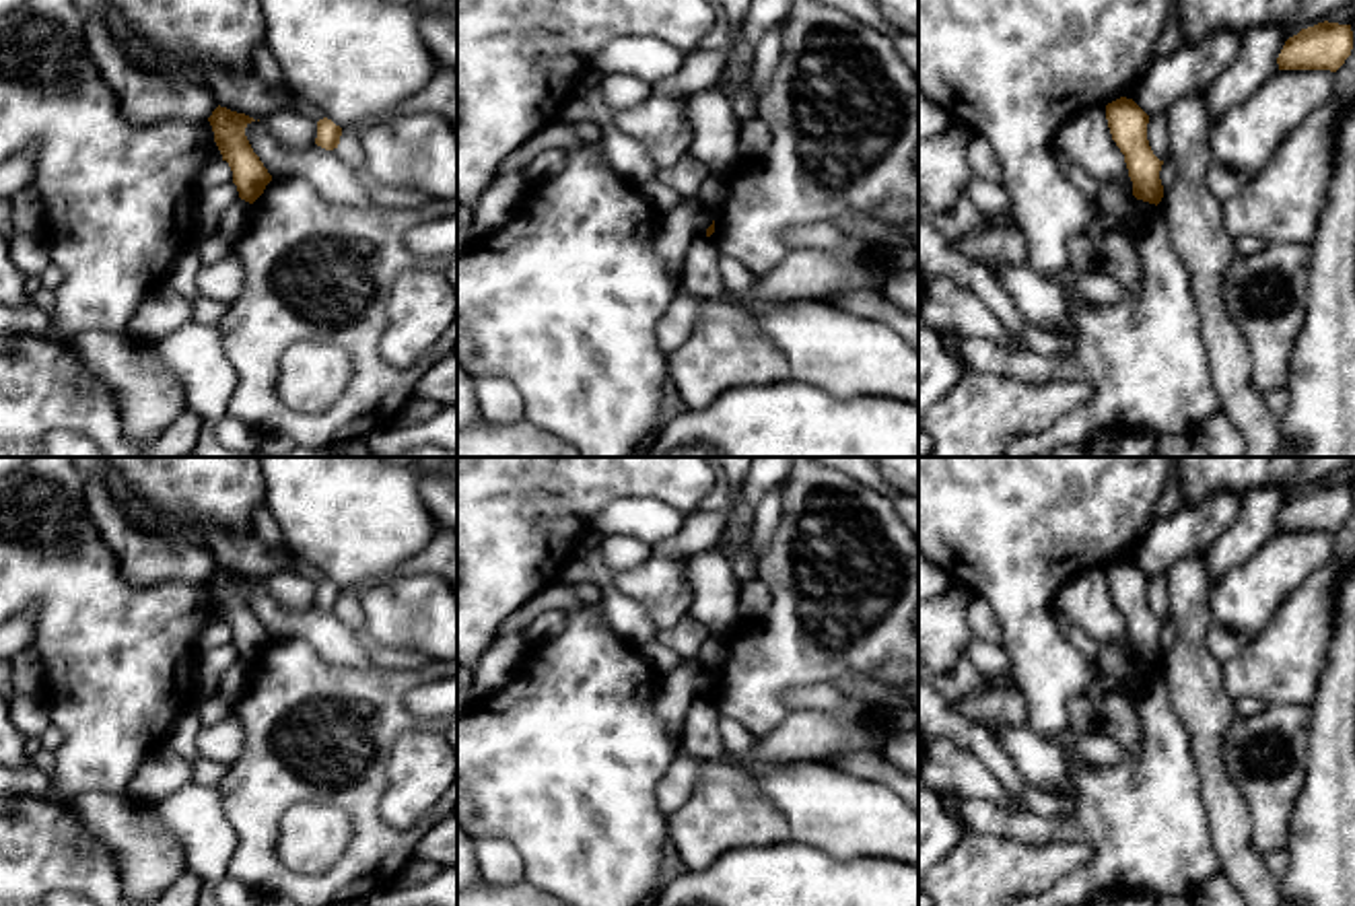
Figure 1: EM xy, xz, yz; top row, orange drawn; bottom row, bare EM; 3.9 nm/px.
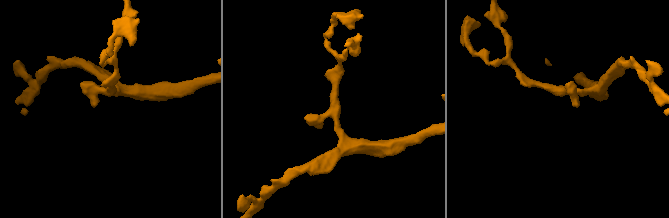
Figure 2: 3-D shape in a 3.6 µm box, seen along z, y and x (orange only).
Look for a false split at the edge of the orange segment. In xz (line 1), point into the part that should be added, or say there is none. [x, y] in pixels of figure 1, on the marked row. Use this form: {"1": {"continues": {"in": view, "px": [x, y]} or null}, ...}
{"1": {"continues": null}}

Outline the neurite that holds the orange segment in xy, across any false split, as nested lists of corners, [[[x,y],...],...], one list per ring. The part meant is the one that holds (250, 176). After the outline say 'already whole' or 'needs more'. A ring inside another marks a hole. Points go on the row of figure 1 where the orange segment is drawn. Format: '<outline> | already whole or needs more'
[[[218,105],[208,121],[222,161],[227,161],[233,171],[239,198],[253,204],[272,181],[272,175],[245,136],[245,128],[255,119]]] | already whole

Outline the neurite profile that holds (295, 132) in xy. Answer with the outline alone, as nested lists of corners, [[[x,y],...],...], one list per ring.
[[[284,107],[262,119],[264,128],[286,150],[305,150],[317,138],[317,121]]]

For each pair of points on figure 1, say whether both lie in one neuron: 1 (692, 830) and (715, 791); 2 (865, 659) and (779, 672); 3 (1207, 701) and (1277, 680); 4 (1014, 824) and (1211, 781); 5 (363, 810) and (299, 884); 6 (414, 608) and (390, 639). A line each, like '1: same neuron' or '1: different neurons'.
1: same neuron
2: same neuron
3: different neurons
4: different neurons
5: same neuron
6: same neuron

